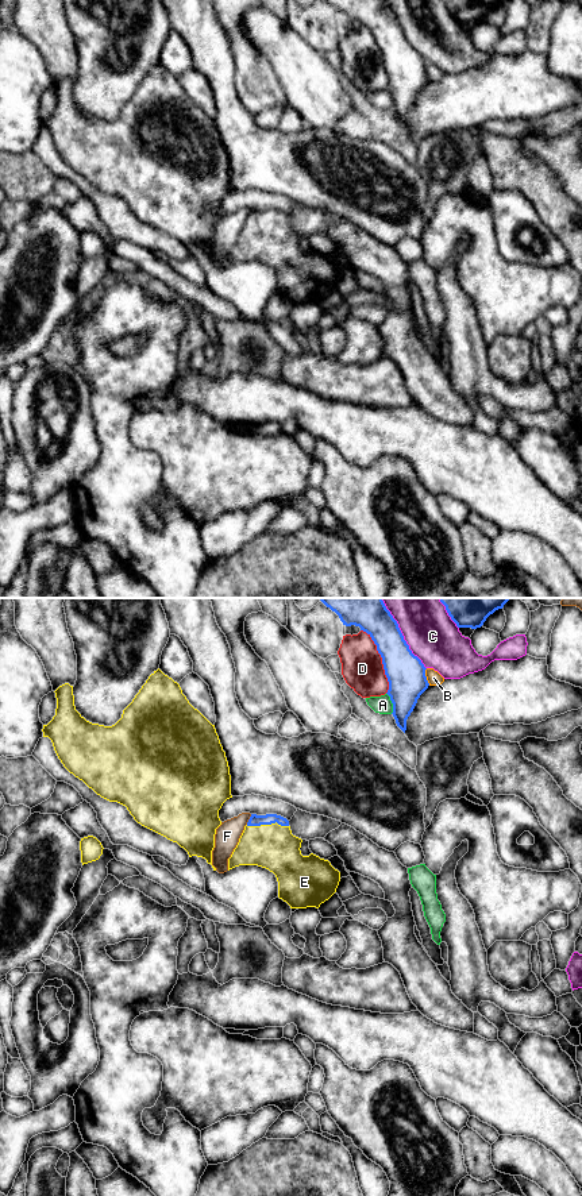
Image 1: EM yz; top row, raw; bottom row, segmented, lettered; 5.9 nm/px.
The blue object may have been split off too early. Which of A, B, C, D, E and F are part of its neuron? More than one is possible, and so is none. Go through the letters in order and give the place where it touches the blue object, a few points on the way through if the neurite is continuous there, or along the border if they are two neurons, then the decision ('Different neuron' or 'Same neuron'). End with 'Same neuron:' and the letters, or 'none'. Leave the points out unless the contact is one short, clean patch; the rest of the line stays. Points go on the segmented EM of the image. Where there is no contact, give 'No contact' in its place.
A: Touches blue at yz (392, 702). Different neuron
B: Touches blue at yz (426, 676). Different neuron
C: Touches blue at yz (401, 633). Different neuron
D: Touches blue at yz (382, 660). Different neuron
E: Touches blue at yz (268, 824). Path across: yz (254, 820), (258, 824), (268, 824), (268, 841), (273, 847). Same neuron
F: Touches blue at yz (249, 820). Different neuron
Same neuron: E

